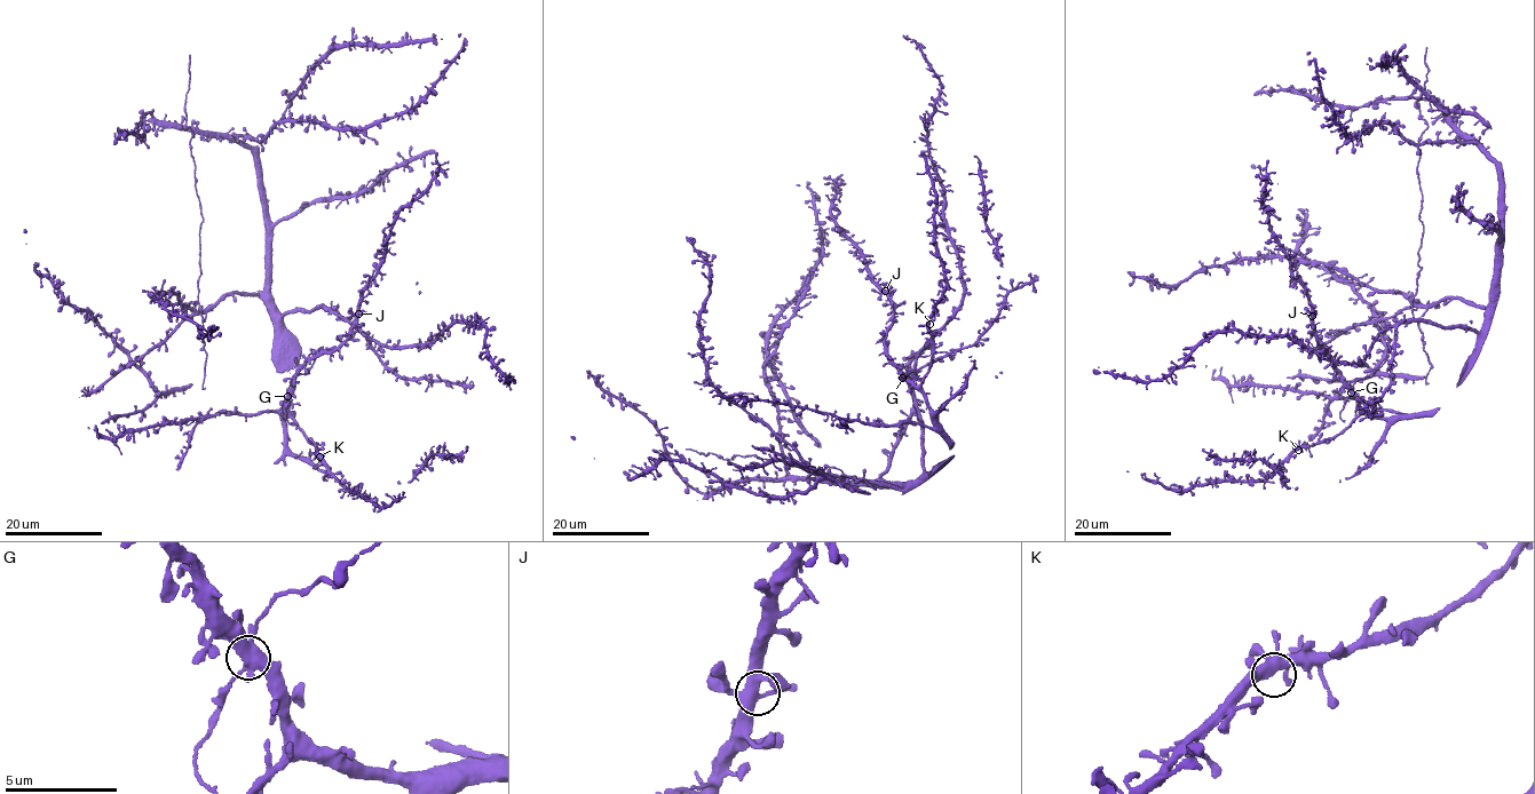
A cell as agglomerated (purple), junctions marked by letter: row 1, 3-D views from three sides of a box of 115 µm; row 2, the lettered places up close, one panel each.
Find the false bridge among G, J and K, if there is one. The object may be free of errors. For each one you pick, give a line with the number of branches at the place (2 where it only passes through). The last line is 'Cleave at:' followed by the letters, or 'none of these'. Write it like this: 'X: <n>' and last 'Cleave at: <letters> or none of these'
G: 5
Cleave at: G

